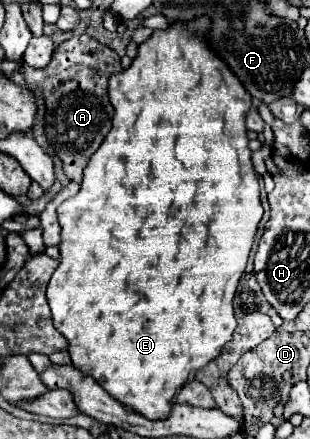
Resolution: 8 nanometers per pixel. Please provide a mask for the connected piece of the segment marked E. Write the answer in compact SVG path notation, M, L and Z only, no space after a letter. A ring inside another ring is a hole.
M198 18L188 26L170 24L168 30L156 30L148 42L140 44L138 58L132 62L132 66L110 78L110 102L116 110L112 130L102 142L102 146L96 150L96 154L92 154L84 170L82 190L58 208L58 224L62 228L62 240L58 246L60 266L56 268L46 290L48 304L54 314L54 326L68 340L68 354L72 358L72 366L84 376L94 378L126 410L142 414L148 420L168 418L176 392L190 378L194 378L194 374L202 366L206 366L214 356L218 356L226 342L230 342L236 328L232 300L236 294L238 280L244 274L258 222L262 220L264 212L260 204L258 178L250 162L252 152L248 148L248 136L244 126L244 118L252 106L252 98L238 82L238 78L230 72L230 68L216 54L208 52L206 42L200 36L192 38L192 30L202 32L202 28L206 26L208 20Z

